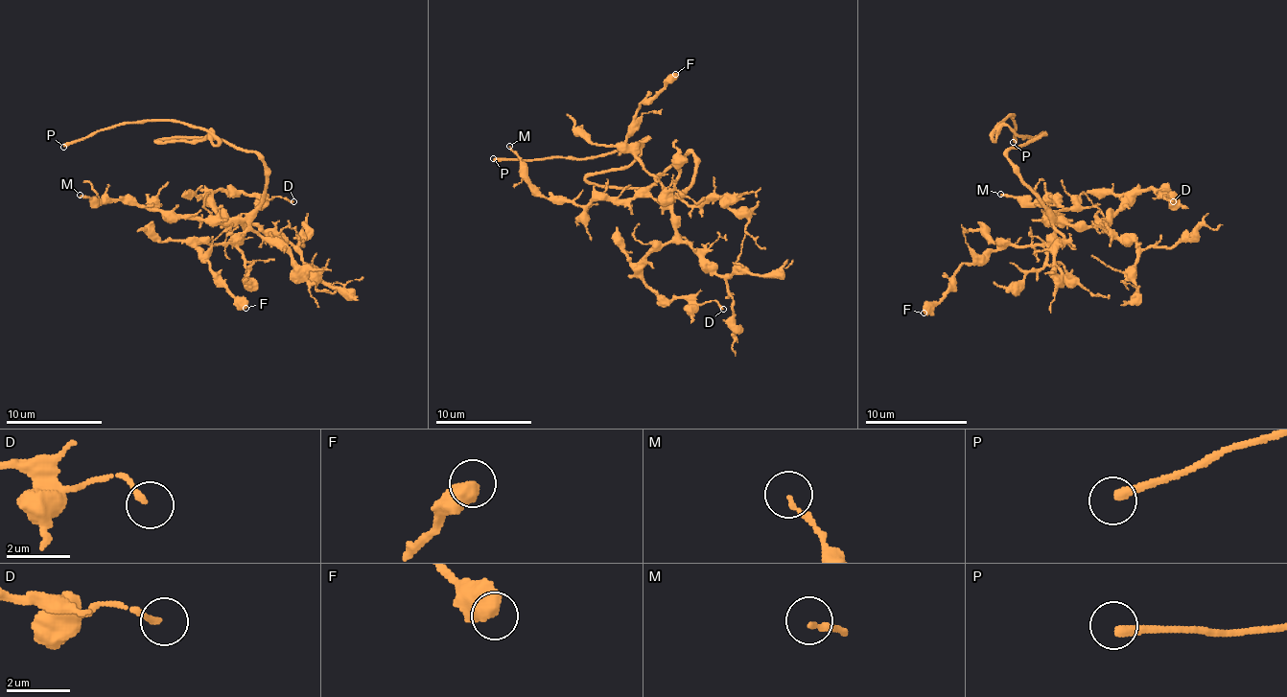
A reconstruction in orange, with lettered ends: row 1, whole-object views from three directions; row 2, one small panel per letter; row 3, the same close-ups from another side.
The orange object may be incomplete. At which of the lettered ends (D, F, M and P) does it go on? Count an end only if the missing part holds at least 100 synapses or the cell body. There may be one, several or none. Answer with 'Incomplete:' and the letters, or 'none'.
Incomplete: P

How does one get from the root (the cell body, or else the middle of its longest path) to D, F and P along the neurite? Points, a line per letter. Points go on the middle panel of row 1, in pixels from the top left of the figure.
D: (668, 170), (694, 158), (694, 179), (673, 201), (675, 235), (646, 256), (642, 278), (668, 299), (723, 309)
F: (668, 170), (688, 153), (694, 158), (694, 179), (673, 197), (644, 168), (627, 131), (640, 104), (675, 74)
P: (668, 170), (646, 187), (598, 187), (587, 179), (622, 170), (640, 153), (637, 146), (589, 158), (493, 158)

